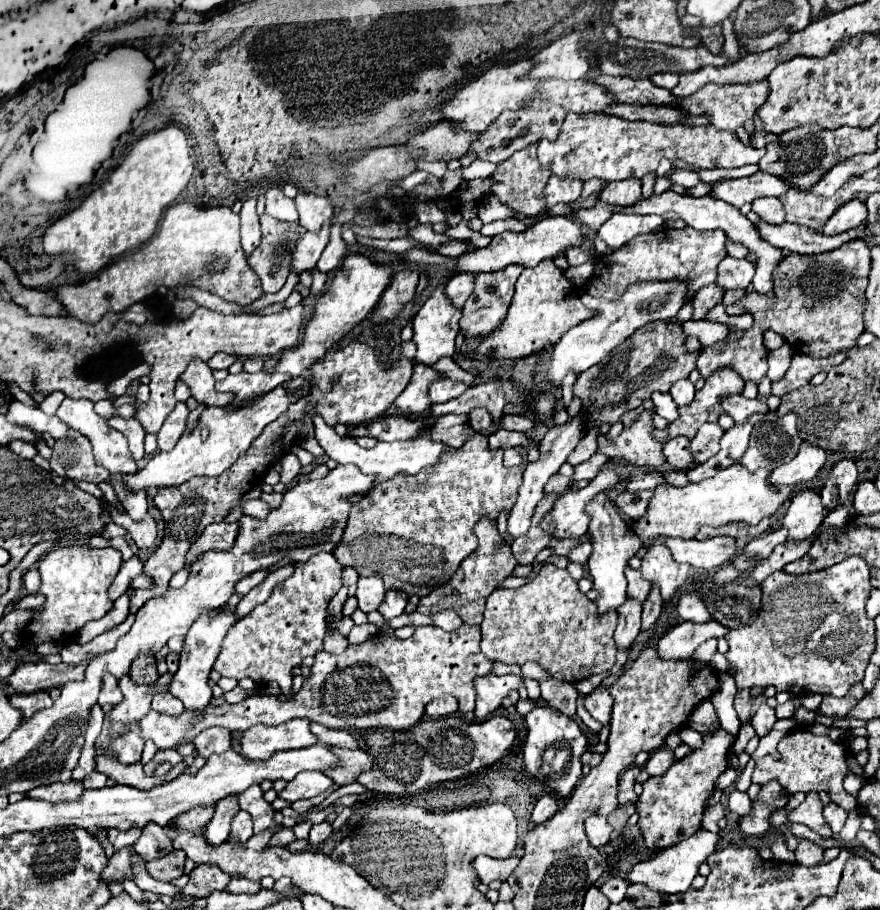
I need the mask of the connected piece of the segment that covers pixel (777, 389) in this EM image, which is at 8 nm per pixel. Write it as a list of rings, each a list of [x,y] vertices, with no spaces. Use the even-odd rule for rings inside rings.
[[[838,352],[838,356],[830,356],[830,358],[812,358],[812,356],[794,354],[786,376],[772,384],[772,394],[784,396],[792,390],[798,390],[800,386],[808,384],[814,374],[828,372],[828,368],[842,364],[842,360],[846,360],[846,354],[842,354],[842,352]]]

